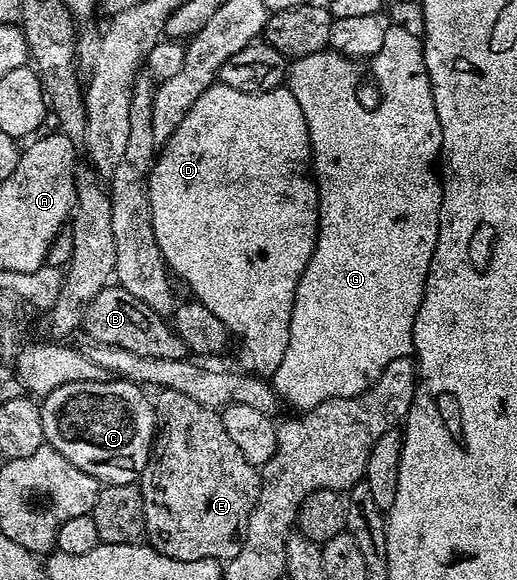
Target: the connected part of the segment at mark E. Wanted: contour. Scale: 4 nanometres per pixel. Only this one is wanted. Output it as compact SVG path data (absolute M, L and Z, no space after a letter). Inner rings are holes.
M173 389L163 390L159 395L161 396L160 402L157 400L154 405L158 428L152 442L152 456L149 457L148 466L144 468L144 474L140 476L138 482L144 504L144 531L147 544L151 545L153 549L157 549L162 555L174 559L193 561L194 559L210 559L212 557L215 561L227 563L234 555L238 555L238 551L242 551L244 536L248 534L248 520L254 511L254 503L258 499L258 491L260 490L260 469L250 464L246 455L242 455L238 443L234 443L234 439L230 439L230 435L226 435L226 427L217 410L202 407L202 403L190 399L190 395L182 395Z

